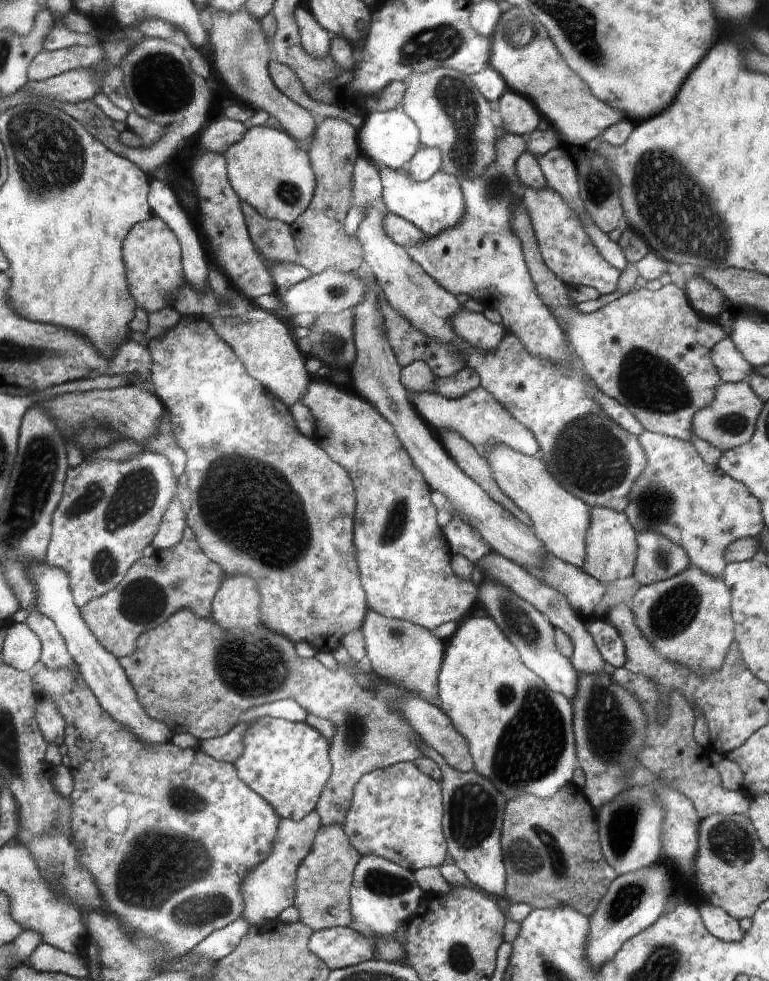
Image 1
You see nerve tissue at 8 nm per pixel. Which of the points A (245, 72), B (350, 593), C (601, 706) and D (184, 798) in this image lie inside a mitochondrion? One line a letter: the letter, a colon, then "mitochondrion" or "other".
A: mitochondrion
B: other
C: mitochondrion
D: mitochondrion

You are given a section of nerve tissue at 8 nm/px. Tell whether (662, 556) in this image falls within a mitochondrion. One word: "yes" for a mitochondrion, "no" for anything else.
yes

